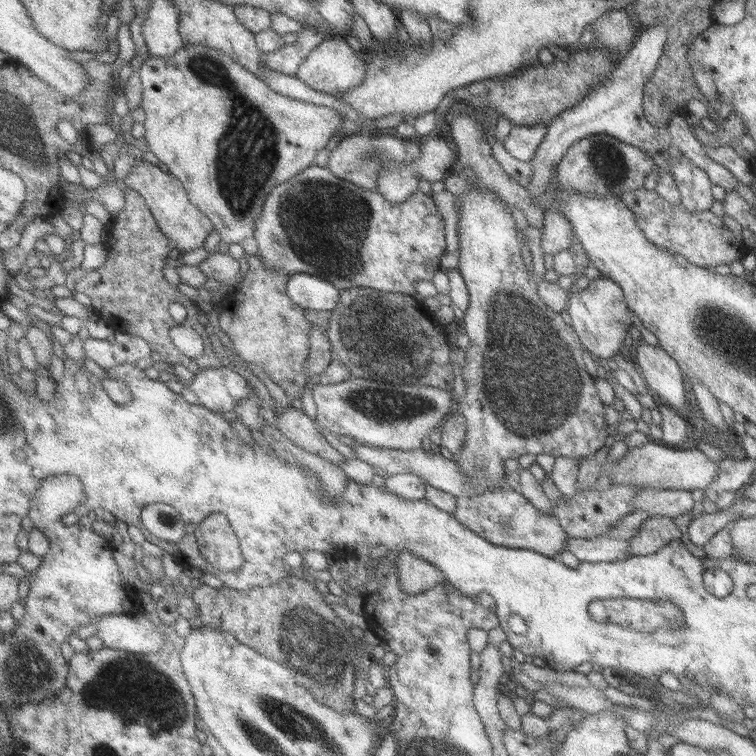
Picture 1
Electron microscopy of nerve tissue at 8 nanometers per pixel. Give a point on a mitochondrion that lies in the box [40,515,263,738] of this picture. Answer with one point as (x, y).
(145, 699)

